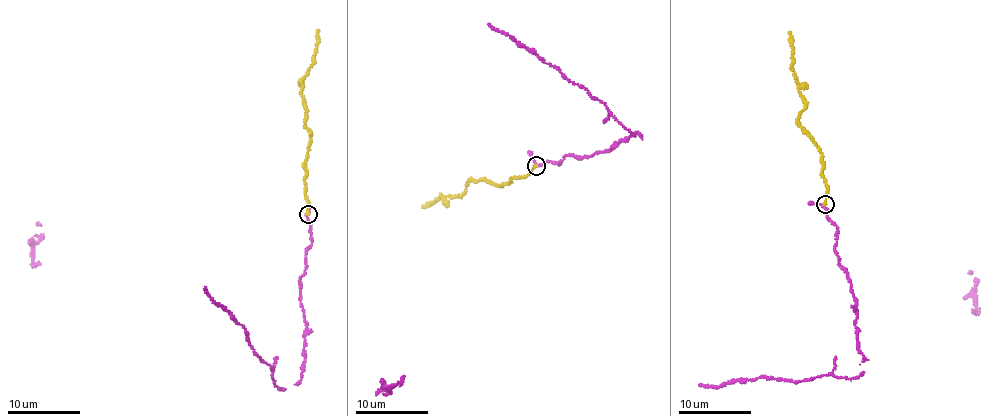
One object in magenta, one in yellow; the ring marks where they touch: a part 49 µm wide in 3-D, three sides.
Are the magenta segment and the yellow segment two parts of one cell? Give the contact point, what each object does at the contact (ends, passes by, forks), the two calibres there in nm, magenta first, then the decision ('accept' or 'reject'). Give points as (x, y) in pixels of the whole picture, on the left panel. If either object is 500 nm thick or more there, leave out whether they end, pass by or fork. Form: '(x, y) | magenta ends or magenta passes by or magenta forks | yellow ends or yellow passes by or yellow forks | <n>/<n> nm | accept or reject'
(308, 214) | magenta passes by | yellow ends | 160/240 nm | accept

